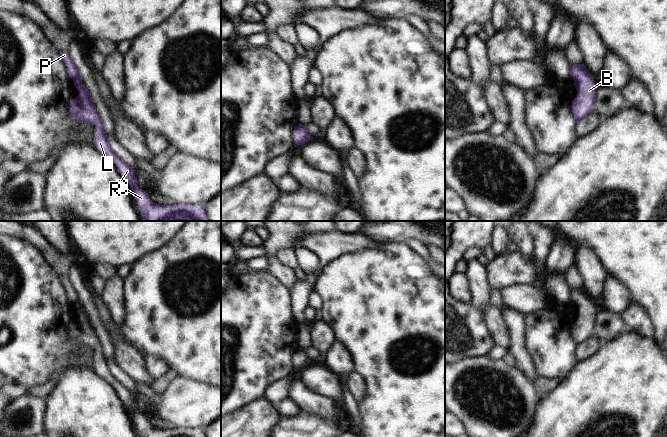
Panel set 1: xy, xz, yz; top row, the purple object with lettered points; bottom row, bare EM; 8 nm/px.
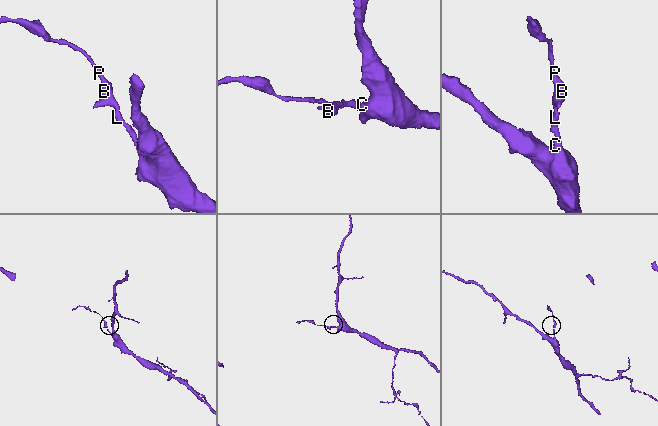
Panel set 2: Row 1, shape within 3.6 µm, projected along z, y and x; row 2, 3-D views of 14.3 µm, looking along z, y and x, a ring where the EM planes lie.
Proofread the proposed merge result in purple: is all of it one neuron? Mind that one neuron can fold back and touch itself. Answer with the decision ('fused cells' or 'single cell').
single cell

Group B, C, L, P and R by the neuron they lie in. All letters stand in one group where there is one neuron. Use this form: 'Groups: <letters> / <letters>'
Groups: B C L P R.

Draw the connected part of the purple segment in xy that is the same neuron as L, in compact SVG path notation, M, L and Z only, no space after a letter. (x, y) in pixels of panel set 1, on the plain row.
M60 275L61 282L67 290L67 296L74 305L74 310L79 315L79 319L70 326L70 338L76 344L84 344L92 347L96 352L94 369L113 386L124 404L130 407L134 415L134 423L138 426L138 433L141 437L206 437L203 429L186 429L184 427L173 429L158 429L151 426L148 417L137 410L137 402L134 393L130 391L119 379L112 373L107 358L104 355L103 342L99 338L88 312L82 308L81 297L78 291L73 287L69 278Z

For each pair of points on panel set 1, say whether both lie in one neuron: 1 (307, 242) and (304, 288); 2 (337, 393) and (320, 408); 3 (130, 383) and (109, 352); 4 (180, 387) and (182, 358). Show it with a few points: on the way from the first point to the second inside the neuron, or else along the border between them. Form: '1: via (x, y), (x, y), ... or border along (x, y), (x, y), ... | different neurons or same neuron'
1: via (319, 250), (322, 253), (322, 266), (315, 276) | same neuron
2: border along (310, 388), (332, 397), (338, 403) | different neurons
3: via (122, 375), (115, 368), (112, 360) | same neuron
4: border along (178, 376), (204, 383) | different neurons

